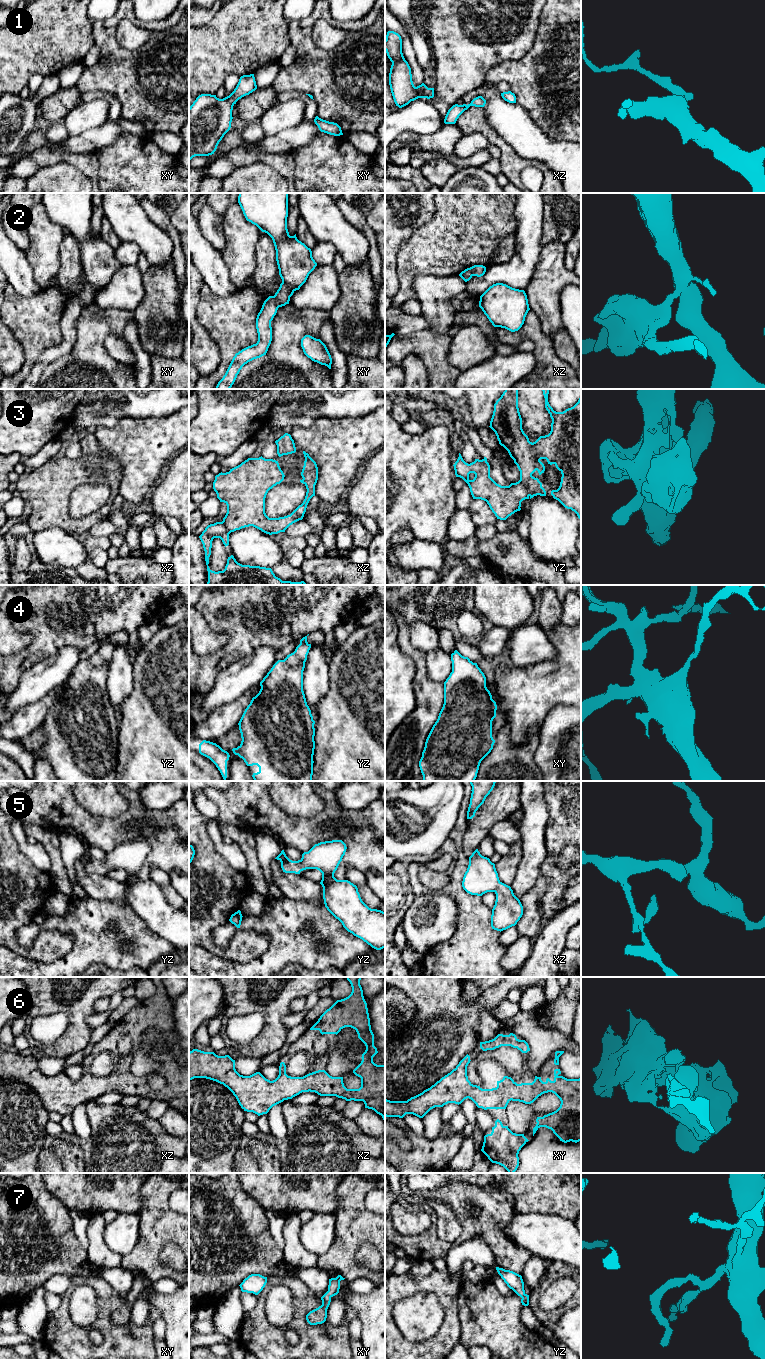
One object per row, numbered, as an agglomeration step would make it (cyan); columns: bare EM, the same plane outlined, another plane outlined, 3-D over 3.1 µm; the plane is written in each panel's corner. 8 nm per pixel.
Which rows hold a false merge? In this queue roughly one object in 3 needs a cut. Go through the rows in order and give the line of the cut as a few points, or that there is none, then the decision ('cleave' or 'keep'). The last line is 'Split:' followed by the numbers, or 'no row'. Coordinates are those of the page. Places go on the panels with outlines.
1: no cut; keep
2: cut in xy along (273, 296), (278, 307); cleave
3: no cut; keep
4: no cut; keep
5: no cut; keep
6: no cut; keep
7: no cut; keep
Split: 2

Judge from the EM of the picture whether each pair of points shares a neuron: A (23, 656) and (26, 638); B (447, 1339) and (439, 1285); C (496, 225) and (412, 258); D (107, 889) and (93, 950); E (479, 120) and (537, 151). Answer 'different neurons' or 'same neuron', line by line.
A: different neurons
B: same neuron
C: same neuron
D: different neurons
E: different neurons

